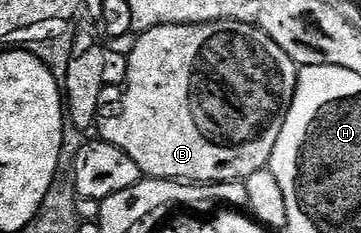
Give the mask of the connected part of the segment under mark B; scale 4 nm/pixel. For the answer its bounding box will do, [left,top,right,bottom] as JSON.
[99,21,298,184]

